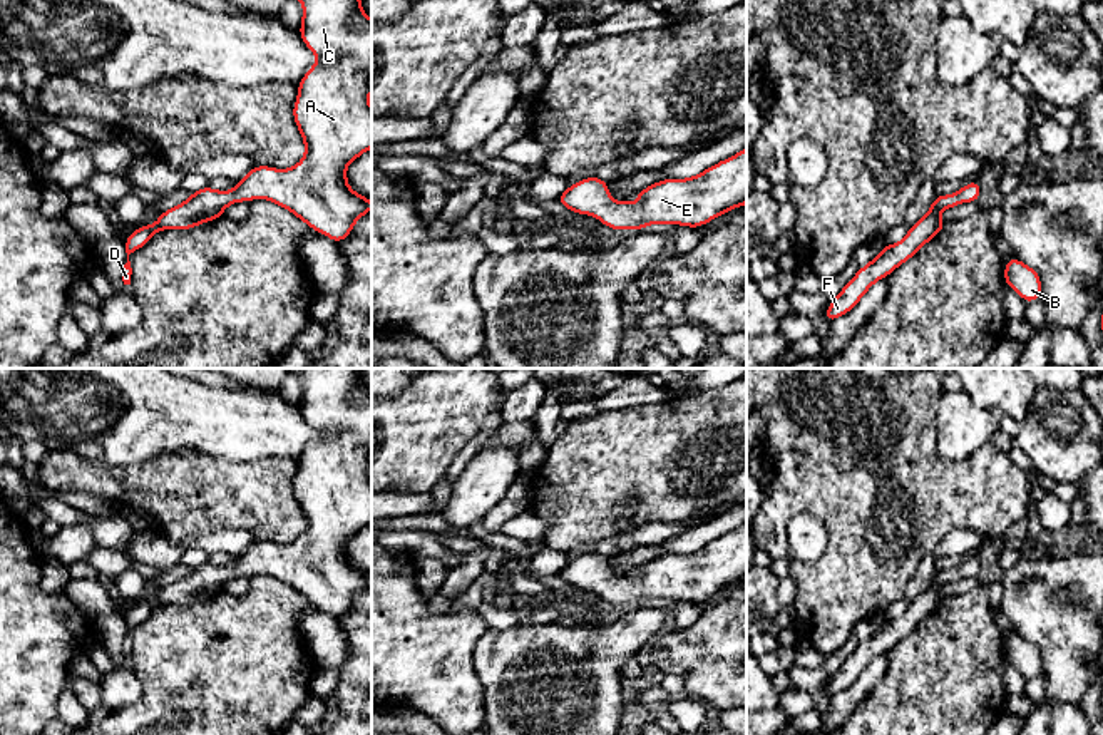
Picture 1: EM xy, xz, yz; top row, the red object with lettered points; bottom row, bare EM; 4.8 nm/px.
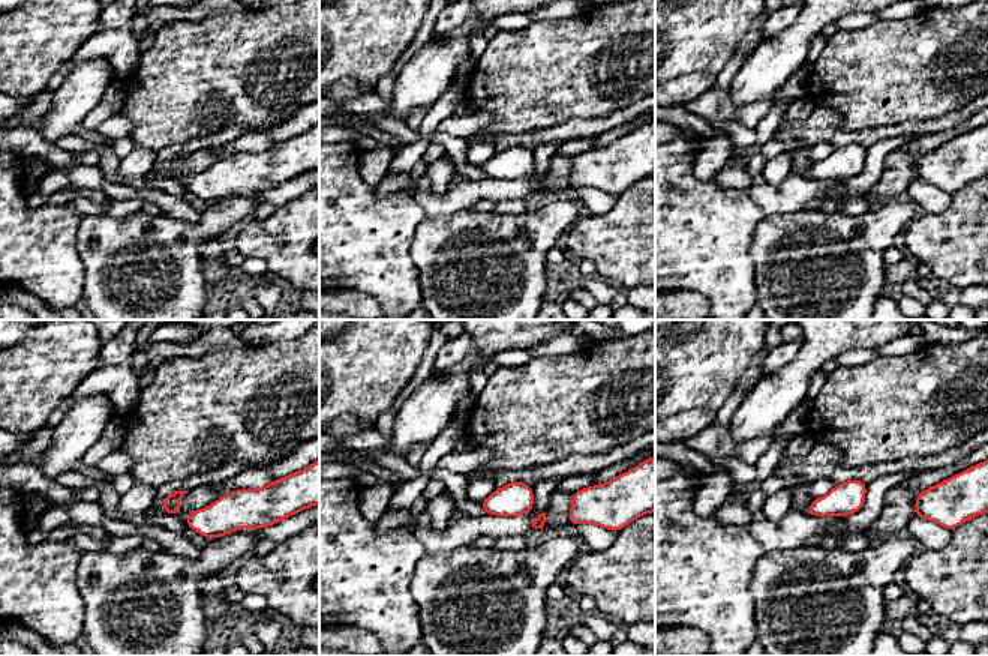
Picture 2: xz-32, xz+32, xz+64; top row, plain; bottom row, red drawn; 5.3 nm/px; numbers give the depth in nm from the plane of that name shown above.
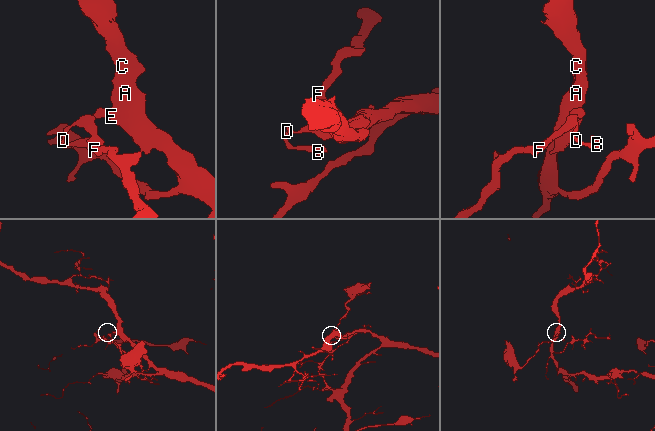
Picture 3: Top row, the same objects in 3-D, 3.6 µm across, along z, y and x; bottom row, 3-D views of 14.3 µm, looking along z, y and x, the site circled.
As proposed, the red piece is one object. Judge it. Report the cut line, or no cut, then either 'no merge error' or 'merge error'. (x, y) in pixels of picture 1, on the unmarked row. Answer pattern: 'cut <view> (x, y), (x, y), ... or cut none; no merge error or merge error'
cut none; no merge error

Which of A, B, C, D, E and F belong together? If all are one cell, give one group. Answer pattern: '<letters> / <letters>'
A B C D E F

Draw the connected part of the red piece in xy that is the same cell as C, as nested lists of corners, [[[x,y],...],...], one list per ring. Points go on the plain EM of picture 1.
[[[286,368],[286,372],[303,378],[300,410],[316,430],[316,439],[310,442],[298,460],[293,481],[293,492],[305,517],[303,534],[290,544],[254,541],[231,566],[216,566],[206,561],[179,581],[162,586],[154,599],[137,603],[124,614],[127,628],[127,638],[122,643],[124,660],[131,660],[129,630],[147,619],[157,606],[192,604],[221,593],[233,578],[251,578],[256,571],[273,576],[335,618],[346,614],[355,598],[372,586],[370,573],[357,569],[346,556],[348,539],[372,522],[372,482],[368,481],[372,393],[362,383],[360,368]]]

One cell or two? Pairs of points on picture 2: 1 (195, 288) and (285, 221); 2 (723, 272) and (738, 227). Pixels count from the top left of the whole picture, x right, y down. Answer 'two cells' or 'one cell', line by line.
1: two cells
2: one cell

